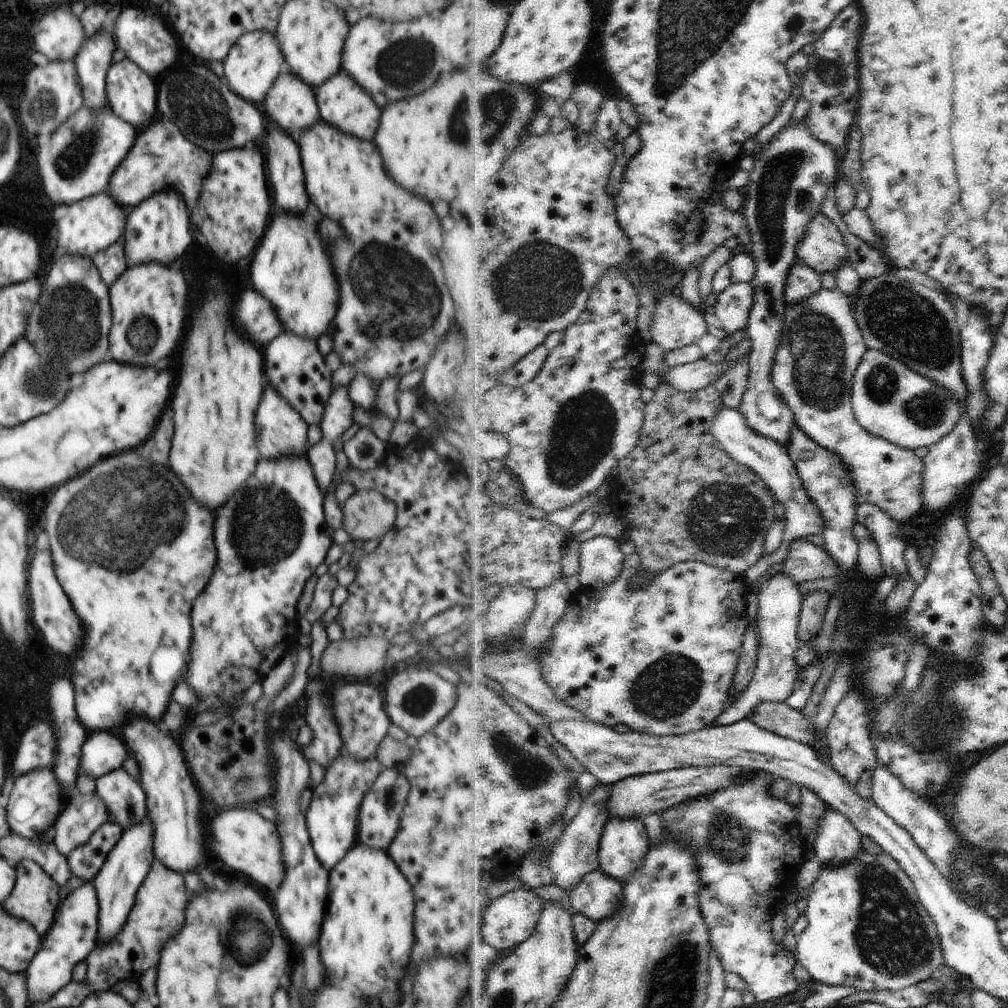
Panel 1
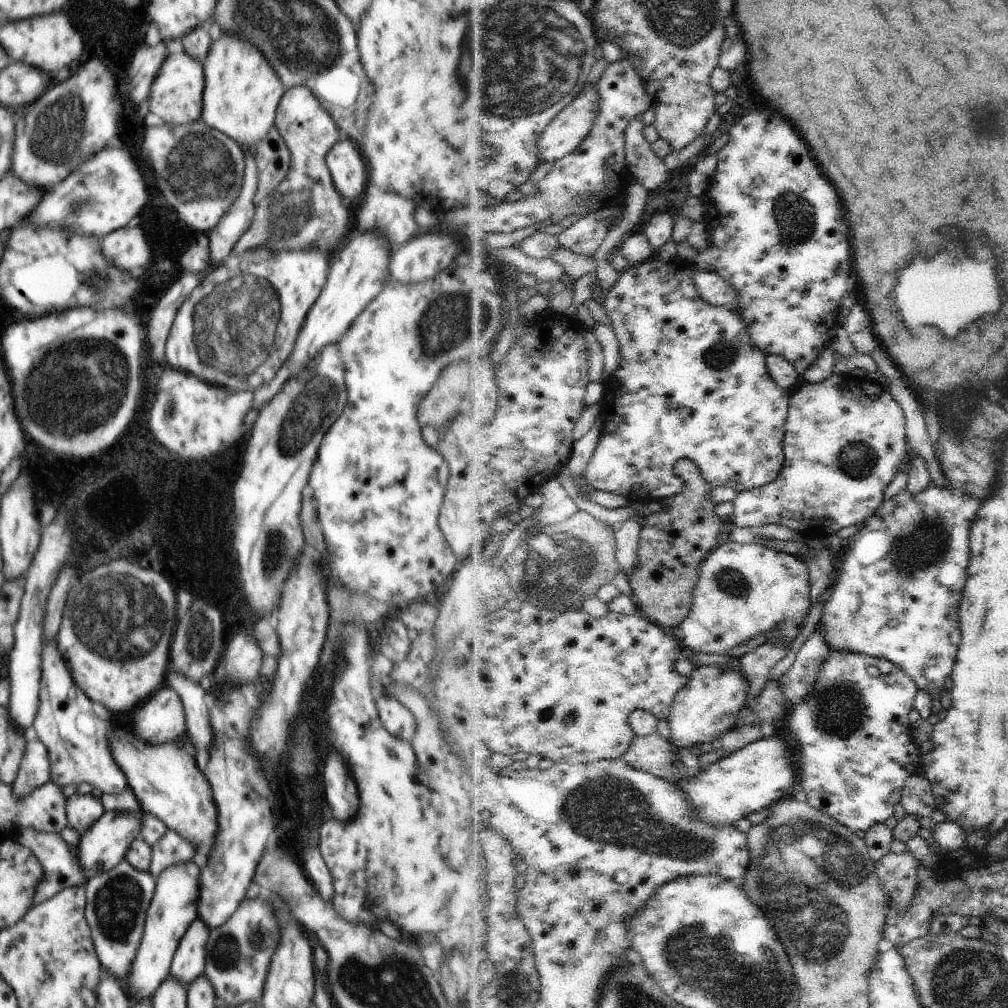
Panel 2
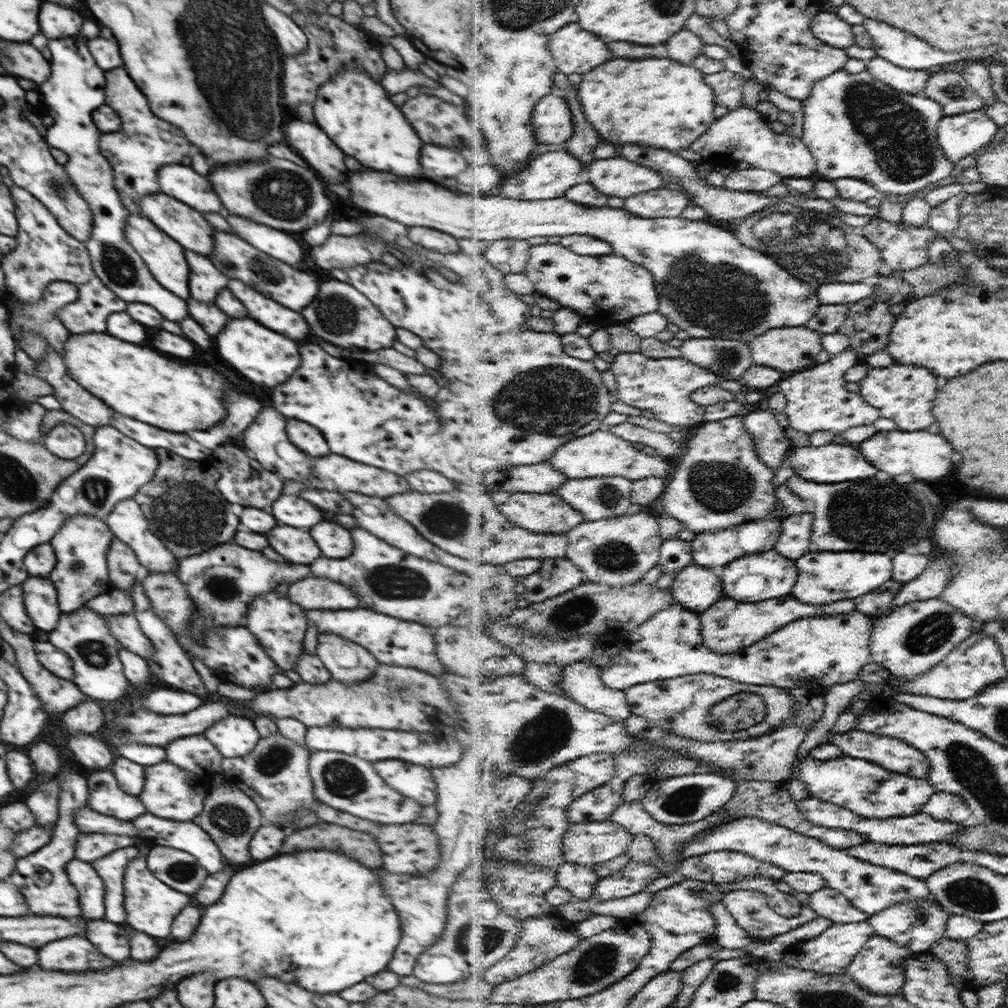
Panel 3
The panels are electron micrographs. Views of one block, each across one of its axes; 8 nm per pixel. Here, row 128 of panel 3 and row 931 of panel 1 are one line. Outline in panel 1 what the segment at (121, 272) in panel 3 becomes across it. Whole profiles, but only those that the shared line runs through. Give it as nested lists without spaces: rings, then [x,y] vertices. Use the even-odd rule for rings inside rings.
[[[86,882],[67,894],[52,917],[52,924],[25,971],[27,1000],[30,1003],[42,1003],[45,994],[53,992],[60,985],[72,980],[73,966],[92,952],[99,934],[99,900],[96,889]]]

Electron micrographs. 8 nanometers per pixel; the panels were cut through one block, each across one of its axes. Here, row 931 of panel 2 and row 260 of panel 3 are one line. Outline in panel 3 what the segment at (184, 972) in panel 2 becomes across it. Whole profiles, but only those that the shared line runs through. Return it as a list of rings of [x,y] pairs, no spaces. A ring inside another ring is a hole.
[[[186,250],[186,263],[190,264],[190,294],[198,302],[214,302],[216,292],[226,288],[228,278],[218,271],[210,259],[202,254]]]

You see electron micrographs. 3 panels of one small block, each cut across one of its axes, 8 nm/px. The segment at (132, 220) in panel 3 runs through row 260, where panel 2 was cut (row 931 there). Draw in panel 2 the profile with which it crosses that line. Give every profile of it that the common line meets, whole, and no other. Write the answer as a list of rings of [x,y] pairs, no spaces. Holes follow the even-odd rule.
[[[194,860],[174,863],[156,876],[155,893],[147,910],[143,937],[129,974],[129,990],[124,991],[130,1005],[150,1001],[154,991],[170,976],[176,949],[198,914],[198,892],[201,892],[198,876],[200,868]]]

